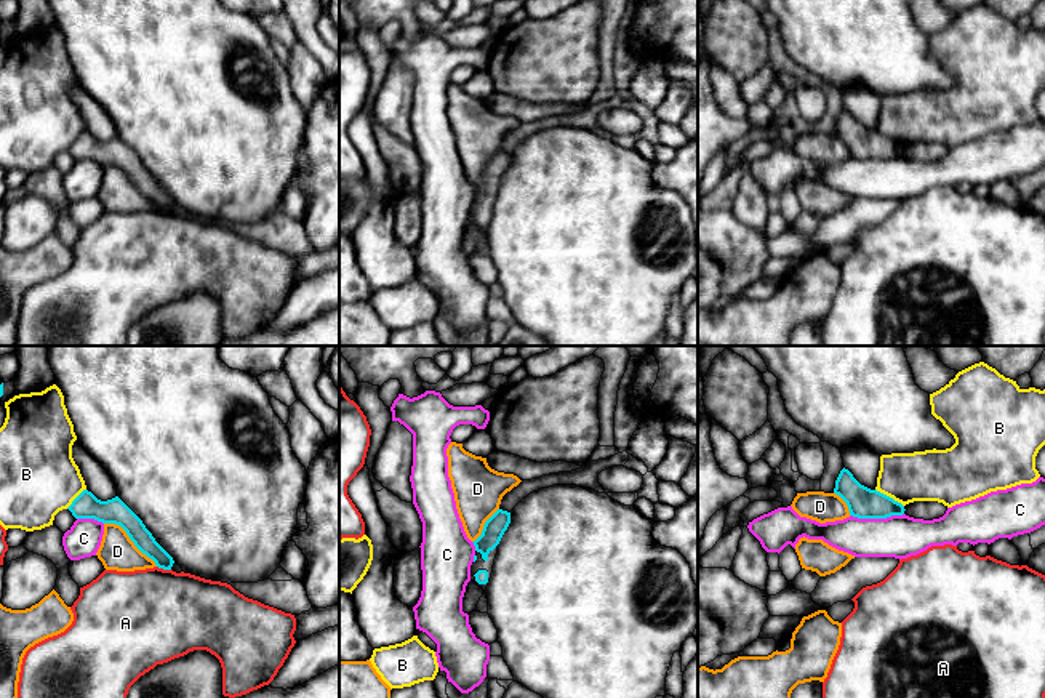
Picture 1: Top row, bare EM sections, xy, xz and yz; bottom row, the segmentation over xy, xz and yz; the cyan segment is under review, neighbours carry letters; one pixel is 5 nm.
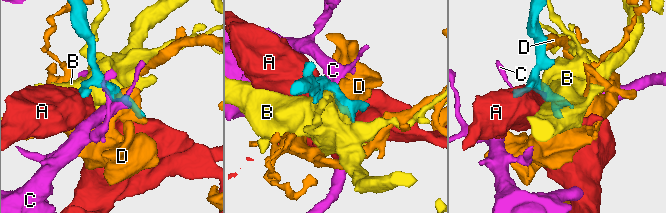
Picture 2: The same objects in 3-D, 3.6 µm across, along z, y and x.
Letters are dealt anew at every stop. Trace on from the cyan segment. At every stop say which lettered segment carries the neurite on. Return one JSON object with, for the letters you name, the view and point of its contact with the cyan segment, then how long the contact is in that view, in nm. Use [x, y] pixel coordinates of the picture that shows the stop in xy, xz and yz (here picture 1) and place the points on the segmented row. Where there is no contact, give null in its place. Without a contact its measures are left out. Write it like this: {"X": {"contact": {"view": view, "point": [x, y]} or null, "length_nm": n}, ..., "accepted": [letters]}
{"accepted": []}

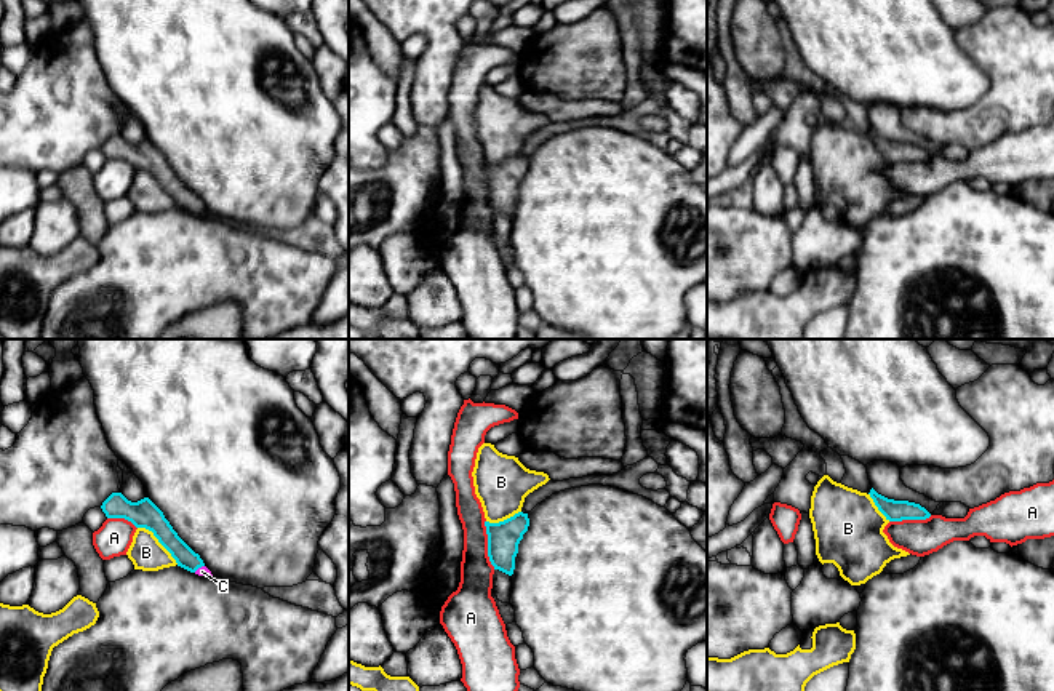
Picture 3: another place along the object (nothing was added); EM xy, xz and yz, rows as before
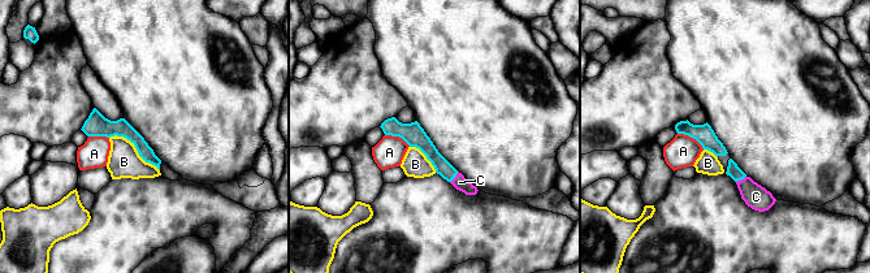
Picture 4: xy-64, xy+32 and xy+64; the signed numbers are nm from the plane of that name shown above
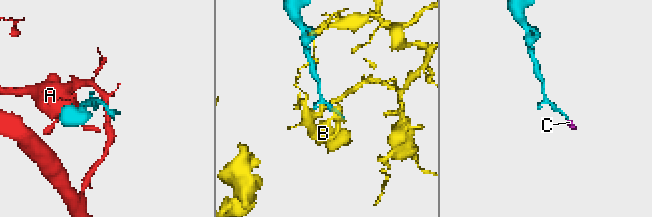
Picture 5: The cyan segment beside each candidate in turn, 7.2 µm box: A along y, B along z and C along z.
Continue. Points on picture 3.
{"C": {"contact": {"view": "xy", "point": [199, 567]}, "length_nm": 70}, "accepted": ["C"]}

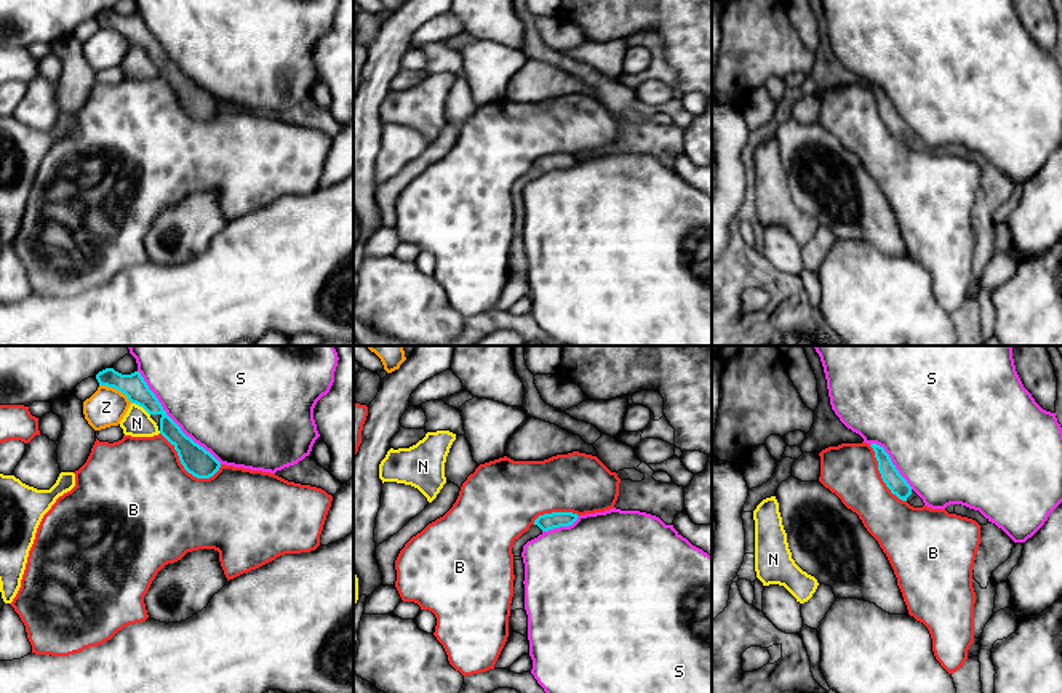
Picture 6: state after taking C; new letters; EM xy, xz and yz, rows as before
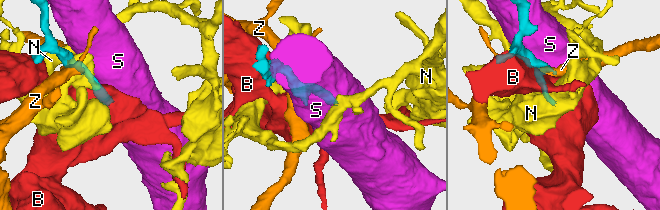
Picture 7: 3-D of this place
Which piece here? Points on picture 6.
{"accepted": []}

